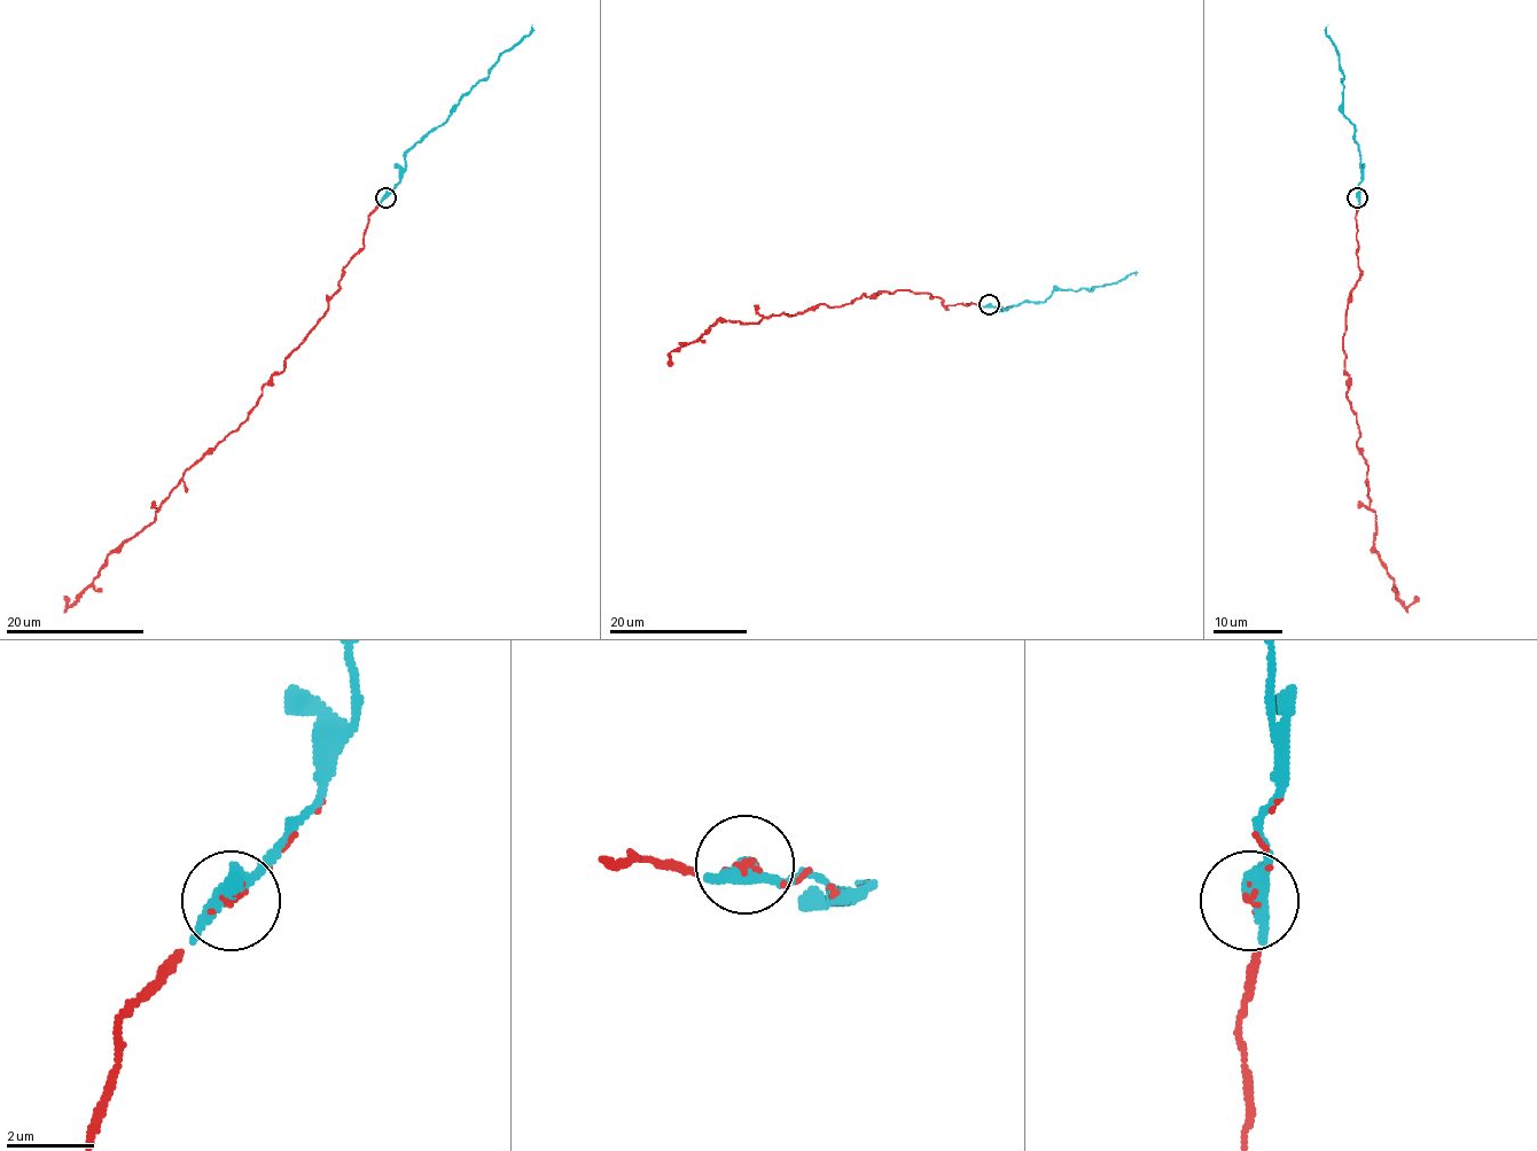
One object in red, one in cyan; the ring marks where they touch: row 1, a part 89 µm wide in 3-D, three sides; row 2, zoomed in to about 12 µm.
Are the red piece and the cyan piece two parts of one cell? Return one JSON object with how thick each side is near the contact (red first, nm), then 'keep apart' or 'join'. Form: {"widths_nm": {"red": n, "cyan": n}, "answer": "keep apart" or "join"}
{"widths_nm": {"red": 100, "cyan": 360}, "answer": "join"}

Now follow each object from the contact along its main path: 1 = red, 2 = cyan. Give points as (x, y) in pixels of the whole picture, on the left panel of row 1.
1: (385, 196), (328, 311), (263, 387), (249, 417), (189, 466), (155, 519), (114, 550), (67, 607), (63, 597)
2: (385, 196), (399, 181), (404, 155), (441, 125), (458, 100), (488, 76), (502, 53), (529, 33), (532, 25)

